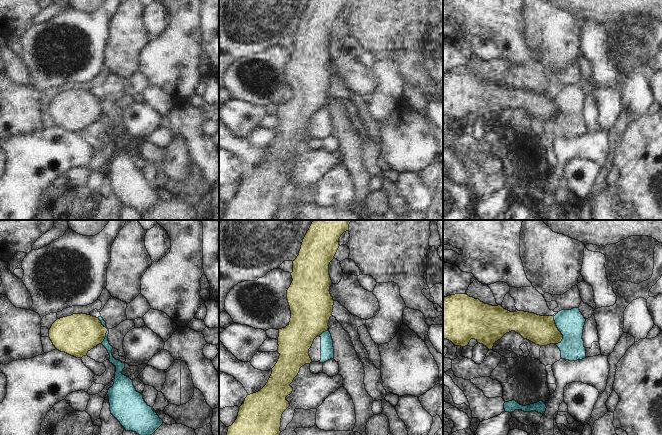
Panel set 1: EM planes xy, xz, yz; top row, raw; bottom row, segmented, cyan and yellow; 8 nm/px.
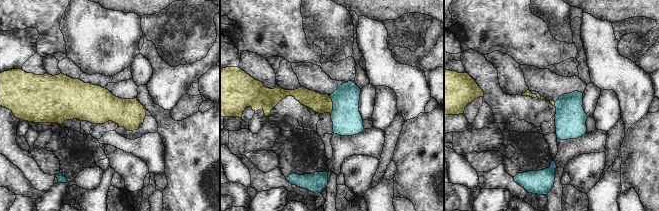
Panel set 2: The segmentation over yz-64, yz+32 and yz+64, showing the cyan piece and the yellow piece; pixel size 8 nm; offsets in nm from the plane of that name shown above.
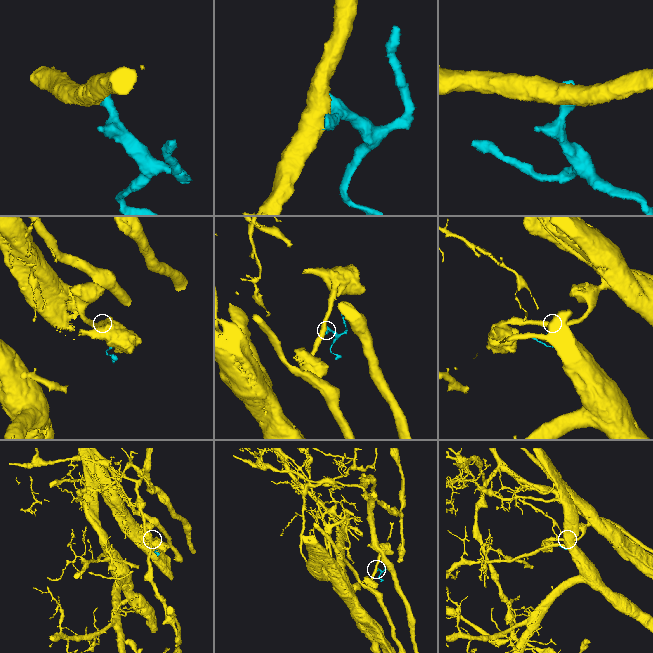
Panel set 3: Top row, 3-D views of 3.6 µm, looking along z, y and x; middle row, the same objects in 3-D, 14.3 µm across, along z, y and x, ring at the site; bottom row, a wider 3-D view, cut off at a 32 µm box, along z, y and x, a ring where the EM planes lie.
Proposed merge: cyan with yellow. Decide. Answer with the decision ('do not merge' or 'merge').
do not merge

